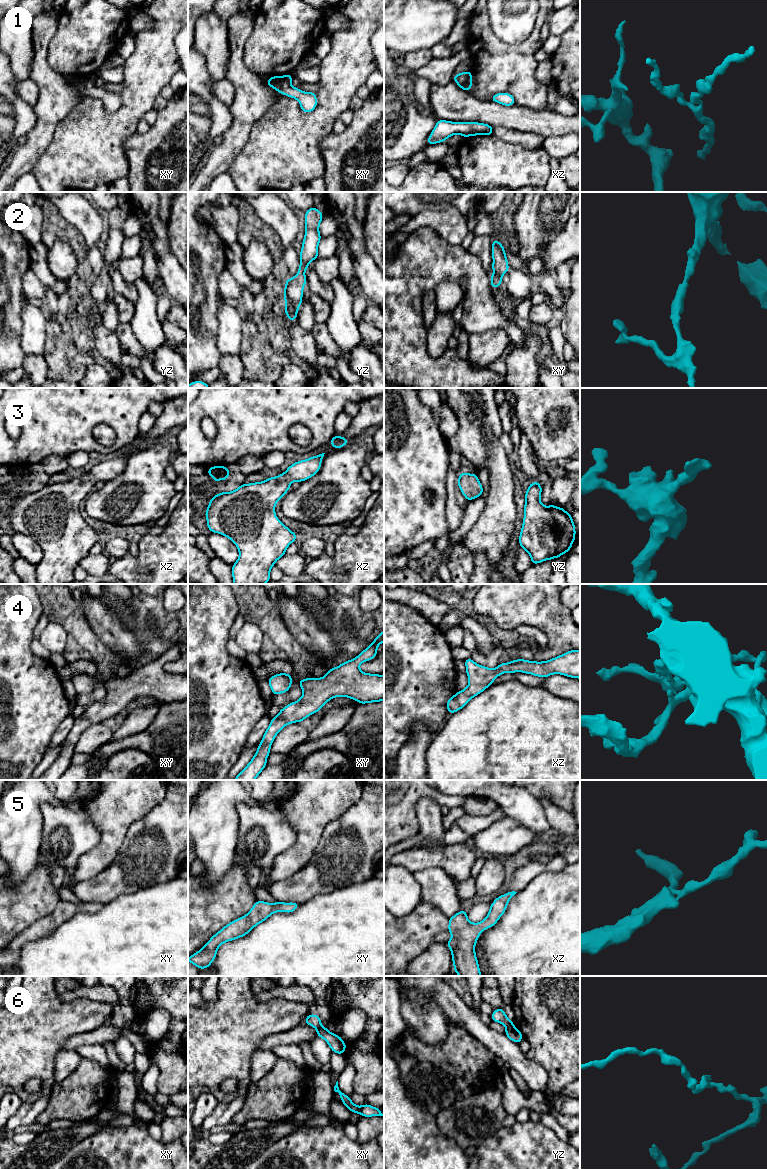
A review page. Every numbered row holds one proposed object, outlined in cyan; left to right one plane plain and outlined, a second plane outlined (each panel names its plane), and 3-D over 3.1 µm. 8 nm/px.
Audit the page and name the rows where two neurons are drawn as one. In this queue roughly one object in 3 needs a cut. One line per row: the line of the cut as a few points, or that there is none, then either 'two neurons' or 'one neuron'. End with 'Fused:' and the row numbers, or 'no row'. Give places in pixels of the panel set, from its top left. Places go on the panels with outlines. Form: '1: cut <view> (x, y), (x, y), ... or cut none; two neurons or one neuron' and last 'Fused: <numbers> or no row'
1: cut none; one neuron
2: cut none; one neuron
3: cut none; one neuron
4: cut none; one neuron
5: cut none; one neuron
6: cut yz (512, 1024), (506, 1028); two neurons
Fused: 6

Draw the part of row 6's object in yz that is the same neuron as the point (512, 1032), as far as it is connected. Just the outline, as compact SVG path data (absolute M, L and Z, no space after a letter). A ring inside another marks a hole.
M514 1025L506 1028L505 1035L517 1044L519 1044L523 1038L522 1033Z

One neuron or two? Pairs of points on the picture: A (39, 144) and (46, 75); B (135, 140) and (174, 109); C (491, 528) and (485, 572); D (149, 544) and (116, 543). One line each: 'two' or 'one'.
A: one
B: one
C: one
D: two

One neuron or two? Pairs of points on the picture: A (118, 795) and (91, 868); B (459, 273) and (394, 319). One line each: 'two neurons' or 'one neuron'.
A: one neuron
B: one neuron

